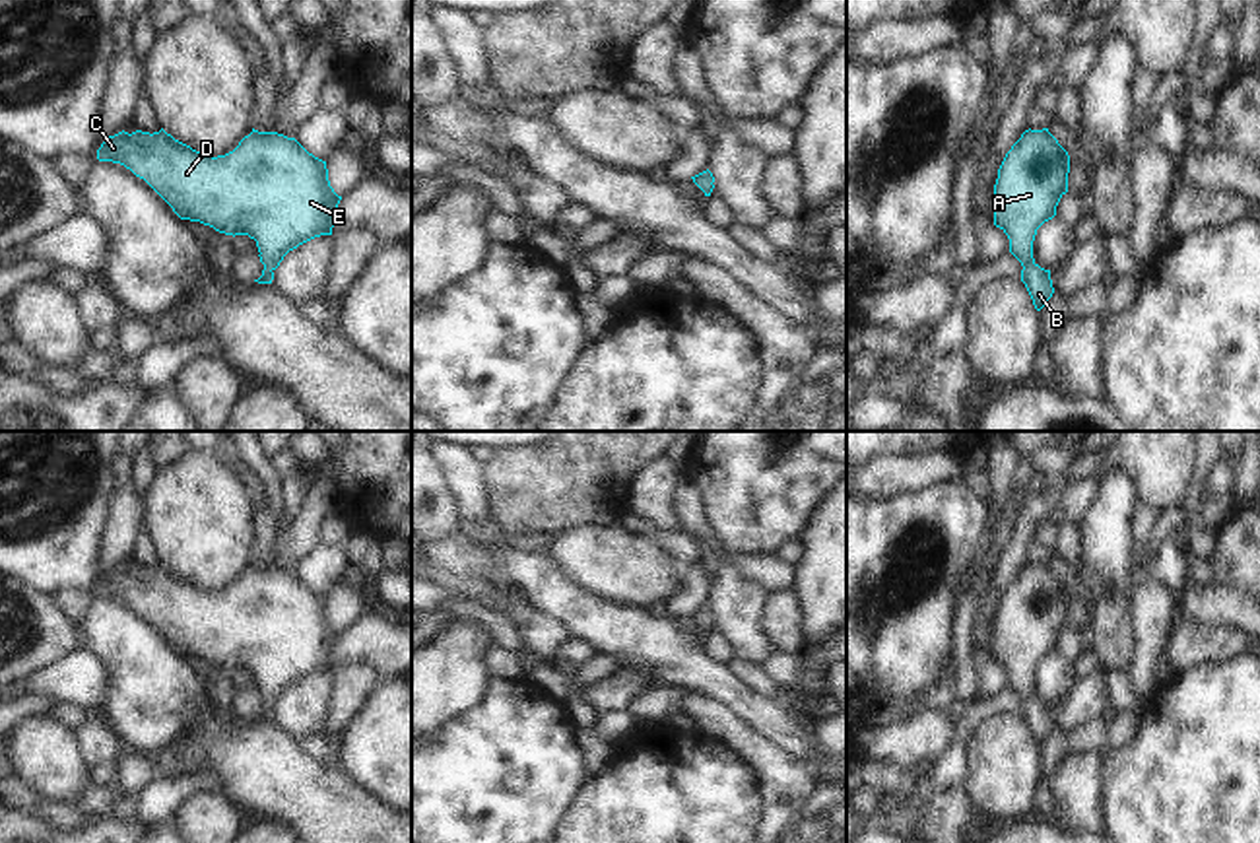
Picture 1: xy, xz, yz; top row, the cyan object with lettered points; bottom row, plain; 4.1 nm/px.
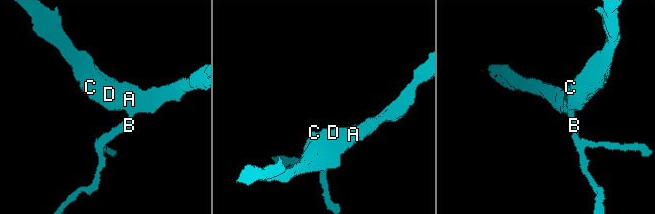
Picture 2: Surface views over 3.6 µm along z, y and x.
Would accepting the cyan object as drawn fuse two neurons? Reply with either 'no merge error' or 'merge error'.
no merge error

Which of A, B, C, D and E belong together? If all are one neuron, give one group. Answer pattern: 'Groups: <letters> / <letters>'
Groups: A B C D E.

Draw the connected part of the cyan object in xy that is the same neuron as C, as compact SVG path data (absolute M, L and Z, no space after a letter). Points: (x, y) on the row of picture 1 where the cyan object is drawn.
M252 128L225 155L204 155L159 132L118 132L105 138L97 150L99 161L120 163L144 179L181 219L200 221L225 235L249 235L256 241L262 276L254 282L272 284L274 270L299 245L332 235L334 216L342 196L328 181L326 161L309 153L295 138Z

